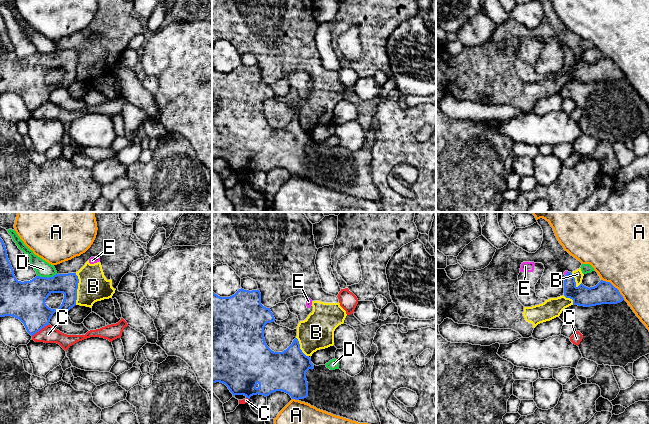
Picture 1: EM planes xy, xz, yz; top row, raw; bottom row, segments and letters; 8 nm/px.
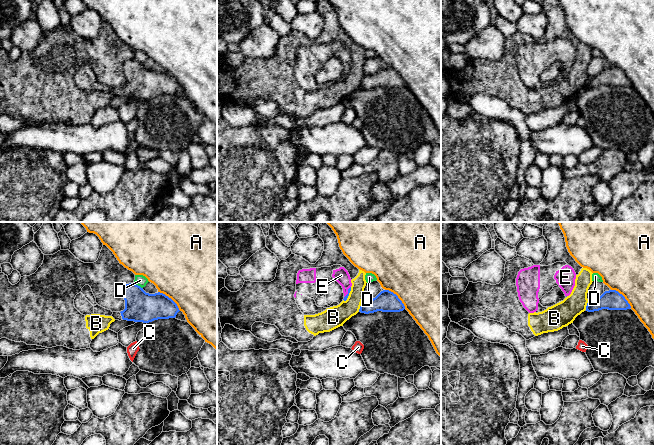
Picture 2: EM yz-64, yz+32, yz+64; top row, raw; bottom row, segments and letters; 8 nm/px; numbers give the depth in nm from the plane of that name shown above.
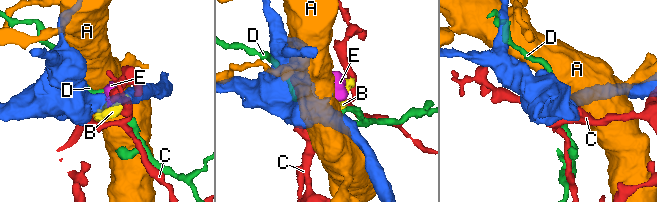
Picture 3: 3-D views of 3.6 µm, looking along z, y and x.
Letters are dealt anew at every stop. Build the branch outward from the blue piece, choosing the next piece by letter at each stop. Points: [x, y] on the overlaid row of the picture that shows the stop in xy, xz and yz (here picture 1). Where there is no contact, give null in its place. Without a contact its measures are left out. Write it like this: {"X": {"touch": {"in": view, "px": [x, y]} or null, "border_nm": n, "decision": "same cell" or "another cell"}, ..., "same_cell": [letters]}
{"A": {"touch": {"in": "yz", "px": [613, 286]}, "border_nm": 260, "decision": "another cell"}, "B": {"touch": {"in": "xy", "px": [77, 288]}, "border_nm": 260, "decision": "another cell"}, "C": {"touch": {"in": "xy", "px": [40, 329]}, "border_nm": 170, "decision": "another cell"}, "D": {"touch": {"in": "xy", "px": [46, 277]}, "border_nm": 160, "decision": "another cell"}, "E": {"touch": {"in": "yz", "px": [567, 273]}, "border_nm": 40, "decision": "same cell"}, "same_cell": ["E"]}

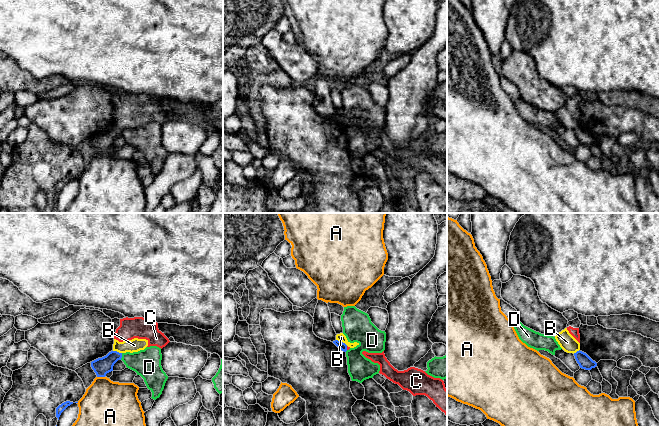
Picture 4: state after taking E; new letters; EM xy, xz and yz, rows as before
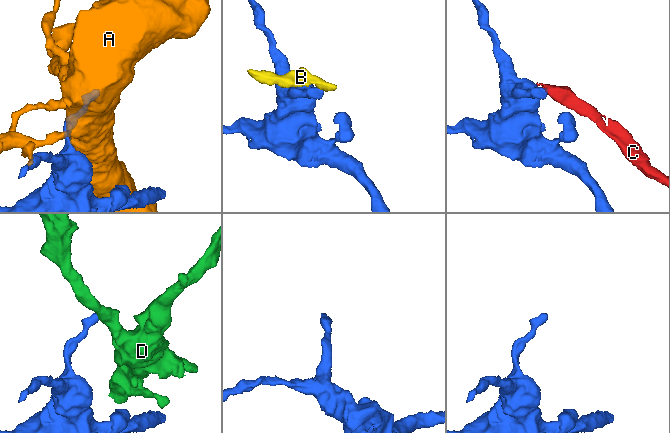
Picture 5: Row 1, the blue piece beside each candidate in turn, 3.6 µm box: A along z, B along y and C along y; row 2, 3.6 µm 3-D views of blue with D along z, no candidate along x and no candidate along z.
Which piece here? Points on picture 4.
{"A": {"touch": {"in": "xy", "px": [101, 376]}, "border_nm": 60, "decision": "another cell"}, "B": {"touch": {"in": "xz", "px": [342, 342]}, "border_nm": 110, "decision": "another cell"}, "C": {"touch": {"in": "xz", "px": [346, 348]}, "border_nm": 30, "decision": "another cell"}, "D": {"touch": {"in": "xy", "px": [121, 356]}, "border_nm": 60, "decision": "another cell"}, "same_cell": []}

